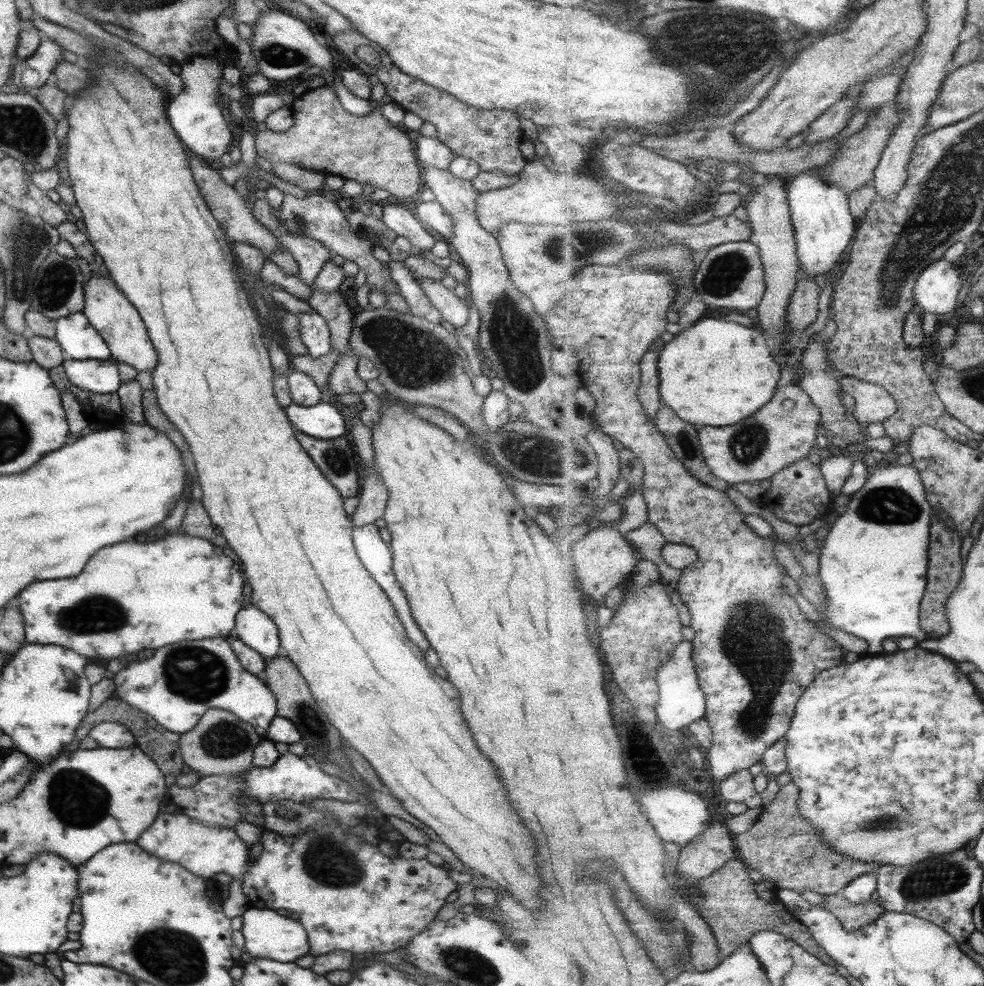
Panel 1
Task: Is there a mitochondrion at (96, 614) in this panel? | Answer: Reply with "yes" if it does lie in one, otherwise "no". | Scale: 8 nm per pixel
yes

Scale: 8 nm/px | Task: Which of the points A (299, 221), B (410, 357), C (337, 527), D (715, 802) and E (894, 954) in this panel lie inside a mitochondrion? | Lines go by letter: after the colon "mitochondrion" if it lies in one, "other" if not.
A: mitochondrion
B: mitochondrion
C: other
D: other
E: other

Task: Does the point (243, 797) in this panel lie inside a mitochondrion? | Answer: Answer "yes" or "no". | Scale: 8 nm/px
no

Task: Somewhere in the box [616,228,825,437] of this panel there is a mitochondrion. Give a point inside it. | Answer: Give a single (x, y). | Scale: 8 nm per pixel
(726, 273)

